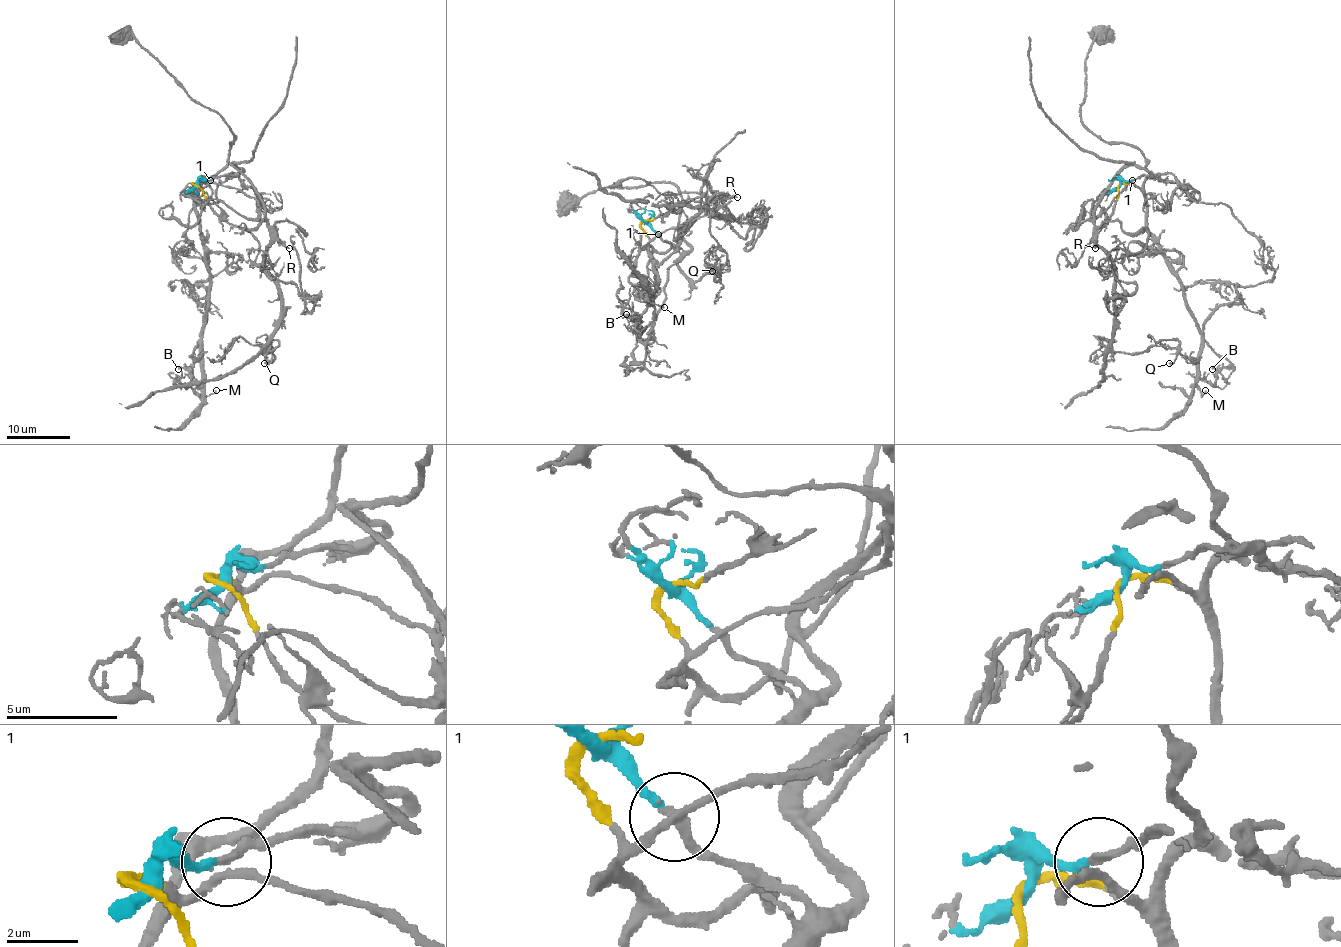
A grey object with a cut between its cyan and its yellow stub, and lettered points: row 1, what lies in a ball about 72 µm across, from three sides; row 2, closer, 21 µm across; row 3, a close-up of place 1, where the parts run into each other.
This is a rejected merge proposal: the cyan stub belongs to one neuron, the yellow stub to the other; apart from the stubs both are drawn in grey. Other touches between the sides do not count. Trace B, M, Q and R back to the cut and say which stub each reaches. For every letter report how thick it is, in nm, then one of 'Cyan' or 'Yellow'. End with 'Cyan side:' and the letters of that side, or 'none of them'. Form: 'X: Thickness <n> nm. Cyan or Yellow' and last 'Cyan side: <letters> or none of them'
B: Thickness 200 nm. Yellow
M: Thickness 130 nm. Yellow
Q: Thickness 160 nm. Cyan
R: Thickness 170 nm. Cyan
Cyan side: Q, R

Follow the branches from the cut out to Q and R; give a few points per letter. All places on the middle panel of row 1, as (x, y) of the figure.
Q: (645, 221), (683, 251), (682, 229), (718, 197), (713, 214), (728, 216), (710, 235), (726, 254), (712, 270)
R: (645, 221), (666, 241), (683, 251), (689, 248), (682, 229), (712, 198), (737, 197)

